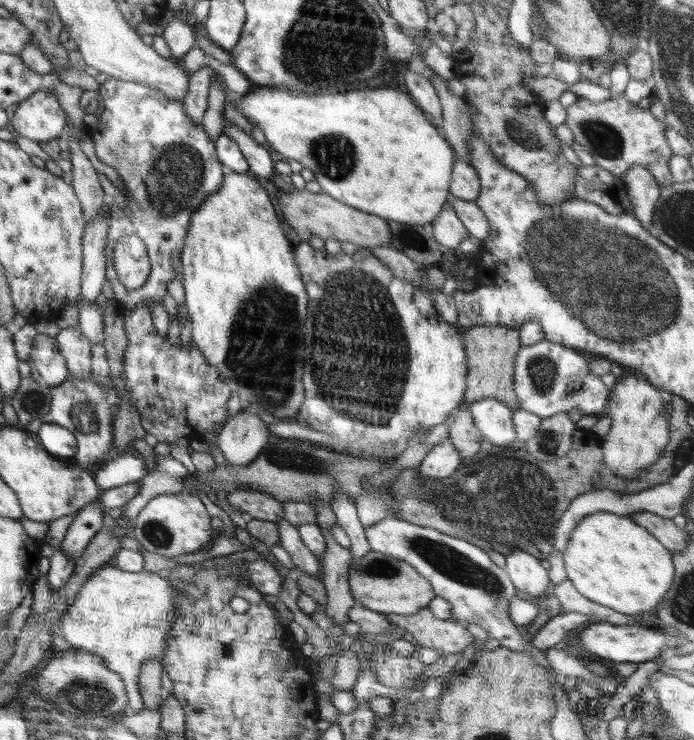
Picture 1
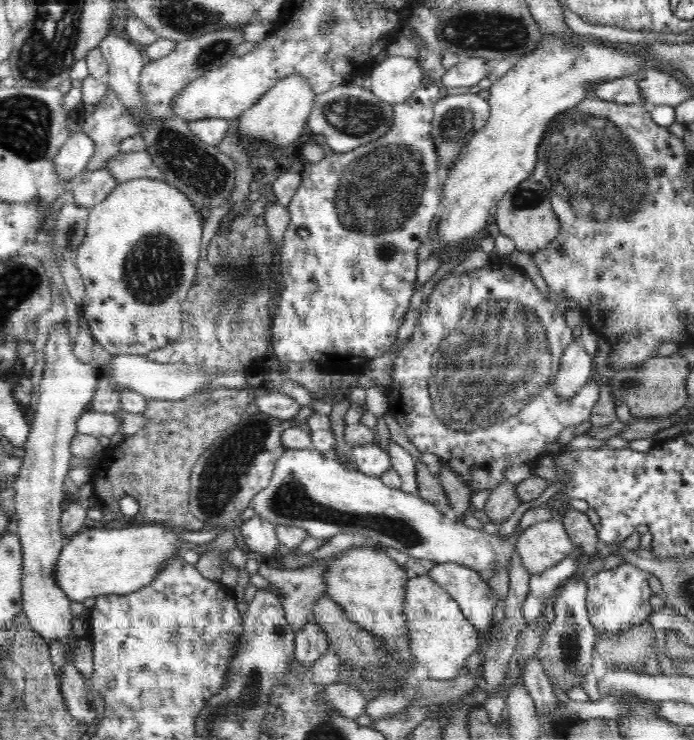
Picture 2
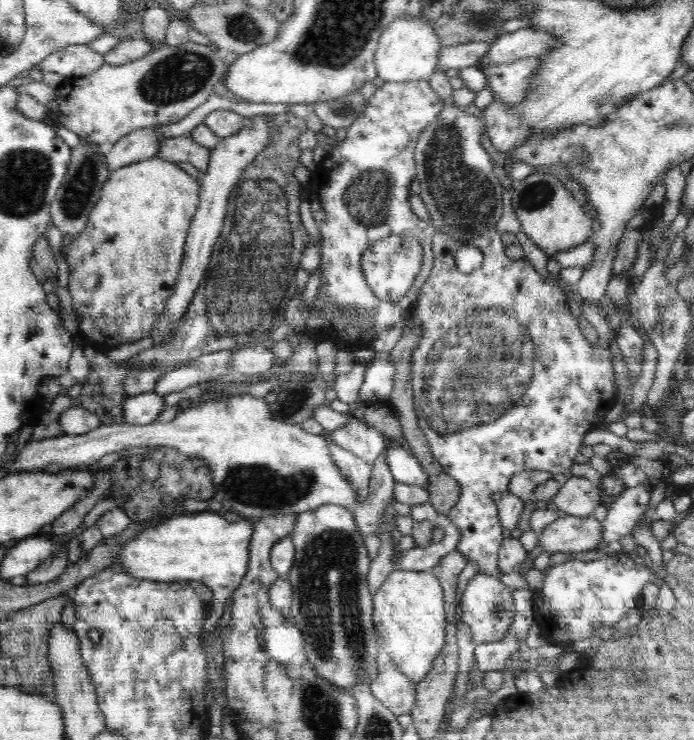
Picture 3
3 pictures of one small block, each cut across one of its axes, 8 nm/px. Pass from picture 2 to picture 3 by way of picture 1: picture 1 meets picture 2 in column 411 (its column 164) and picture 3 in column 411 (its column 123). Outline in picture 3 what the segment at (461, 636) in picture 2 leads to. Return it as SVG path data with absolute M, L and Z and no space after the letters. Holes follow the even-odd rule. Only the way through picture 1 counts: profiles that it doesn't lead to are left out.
M394 570L372 595L373 623L379 645L391 657L392 662L396 663L400 672L408 676L416 690L417 684L431 671L436 655L439 655L446 644L447 614L440 581L430 571Z

